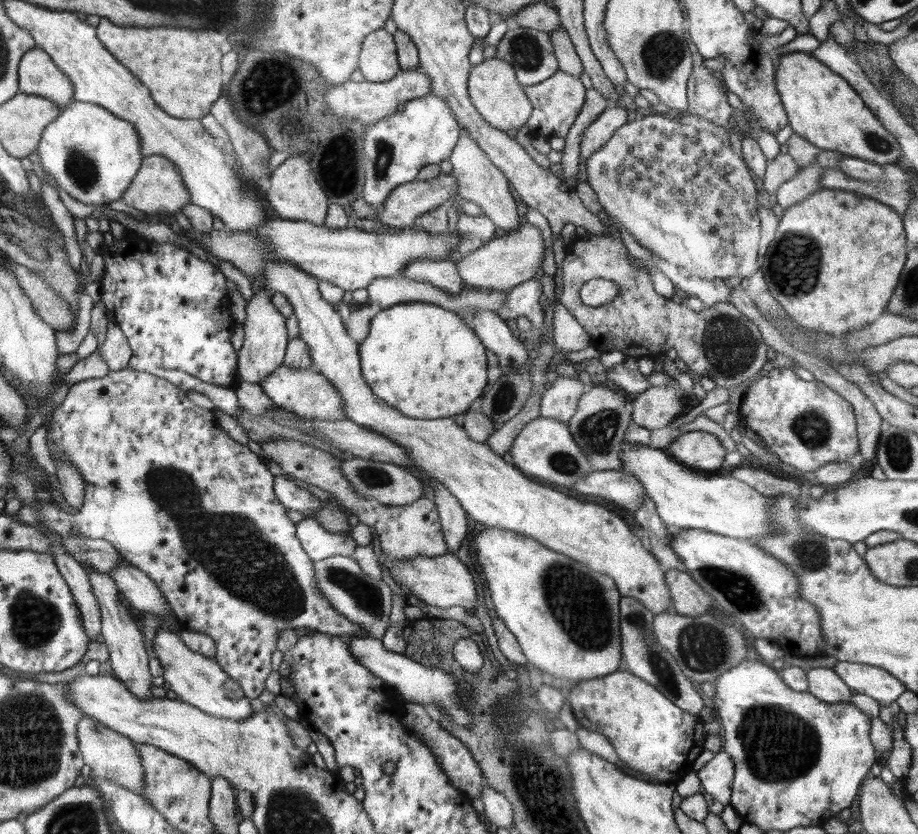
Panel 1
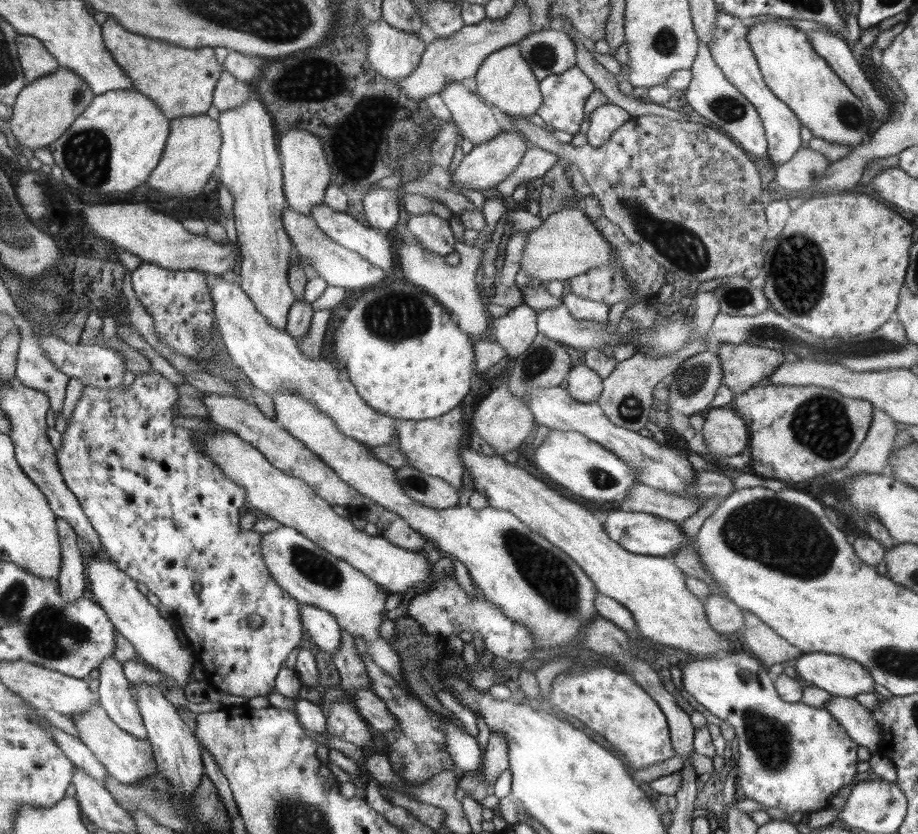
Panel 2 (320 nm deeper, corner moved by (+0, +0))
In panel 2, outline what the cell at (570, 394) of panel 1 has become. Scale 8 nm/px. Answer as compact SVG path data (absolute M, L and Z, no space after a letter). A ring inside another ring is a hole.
M574 366L565 380L568 396L582 404L596 403L602 393L602 379L588 366Z

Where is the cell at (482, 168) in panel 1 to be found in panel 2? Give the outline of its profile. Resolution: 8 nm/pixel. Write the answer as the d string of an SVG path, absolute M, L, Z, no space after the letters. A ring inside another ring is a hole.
M461 82L445 84L439 94L459 126L459 132L472 144L488 143L492 137L506 132L500 128L490 106L476 92L468 91Z

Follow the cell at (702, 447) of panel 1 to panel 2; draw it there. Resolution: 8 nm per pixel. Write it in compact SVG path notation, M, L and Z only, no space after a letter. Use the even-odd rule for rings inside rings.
M727 407L710 409L704 422L704 444L712 454L716 454L716 459L736 456L749 444L748 430L737 410Z

